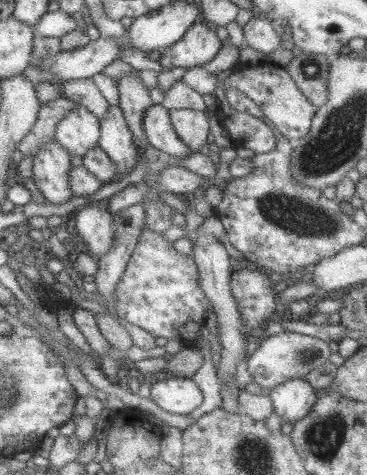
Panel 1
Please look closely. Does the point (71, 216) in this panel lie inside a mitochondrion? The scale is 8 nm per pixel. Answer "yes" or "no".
no

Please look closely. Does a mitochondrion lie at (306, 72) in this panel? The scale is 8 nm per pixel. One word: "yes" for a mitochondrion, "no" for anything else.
yes

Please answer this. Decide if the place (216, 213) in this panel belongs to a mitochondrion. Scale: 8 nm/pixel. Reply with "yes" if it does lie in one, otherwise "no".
no

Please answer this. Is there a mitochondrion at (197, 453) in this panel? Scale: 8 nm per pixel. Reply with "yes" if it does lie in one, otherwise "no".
no

